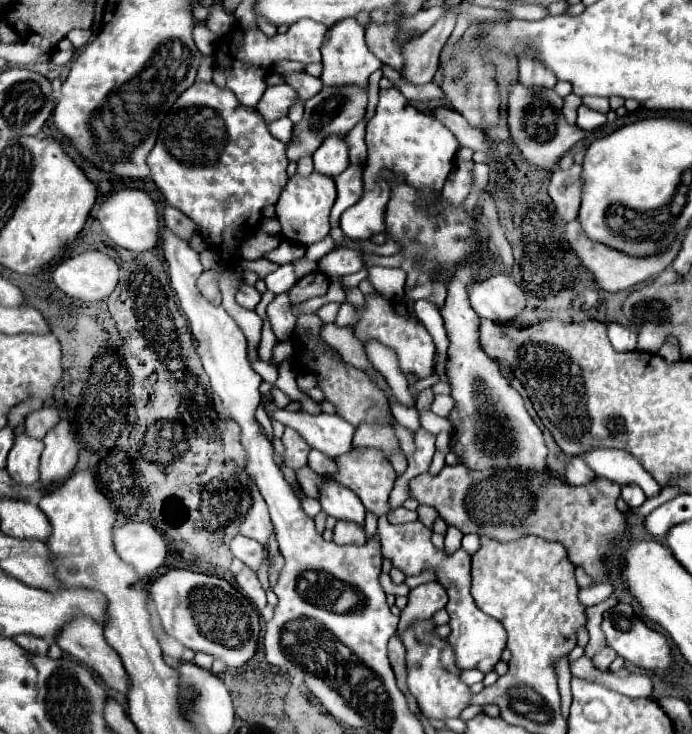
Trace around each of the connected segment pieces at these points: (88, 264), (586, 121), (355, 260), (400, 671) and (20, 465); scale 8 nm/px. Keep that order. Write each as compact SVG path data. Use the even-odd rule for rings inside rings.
M84 252L64 260L52 278L60 290L86 302L104 300L118 284L118 264L108 254Z
M588 106L578 108L578 126L582 130L594 130L606 122L606 114L600 114L596 110L590 110Z
M334 248L324 258L320 258L318 268L322 274L328 274L328 278L346 276L360 272L364 268L364 260L362 254L354 248Z
M398 636L390 638L388 656L390 656L390 664L394 668L394 674L396 674L400 690L406 690L406 654L404 654L404 648L402 648Z
M26 432L14 438L14 446L8 454L8 474L14 482L36 484L38 482L38 458L42 454L42 440L30 438Z

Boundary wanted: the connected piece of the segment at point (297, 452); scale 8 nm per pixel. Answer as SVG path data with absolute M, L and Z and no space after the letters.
M286 428L284 434L282 434L282 444L286 448L284 452L284 464L290 466L292 470L298 470L302 466L306 466L306 458L308 458L308 452L312 450L304 438L294 430L294 428Z

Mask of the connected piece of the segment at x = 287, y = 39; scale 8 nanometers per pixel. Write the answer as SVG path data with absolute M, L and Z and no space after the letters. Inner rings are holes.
M298 20L288 28L286 34L276 34L274 38L264 36L260 30L244 30L234 28L230 34L220 38L218 48L214 52L214 64L224 68L226 72L226 88L232 90L244 106L256 108L262 92L266 90L264 78L266 70L278 60L298 60L302 64L320 63L320 48L326 39L328 28L314 20ZM308 30L308 32L306 32Z

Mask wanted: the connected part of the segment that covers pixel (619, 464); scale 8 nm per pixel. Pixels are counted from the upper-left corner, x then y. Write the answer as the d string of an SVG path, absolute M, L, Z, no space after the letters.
M594 448L584 454L586 464L596 472L600 478L608 478L620 486L636 484L644 490L646 498L654 498L660 494L662 486L654 480L650 472L626 450L608 450L608 448Z

